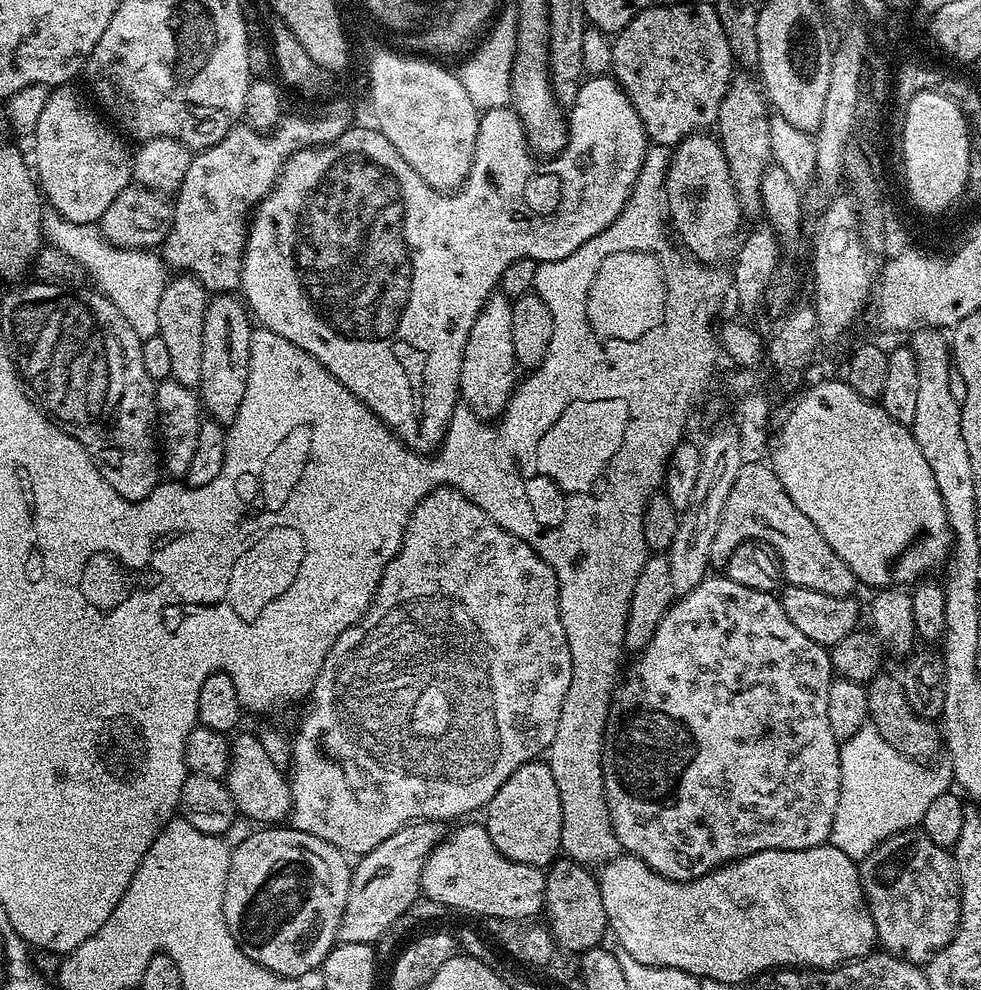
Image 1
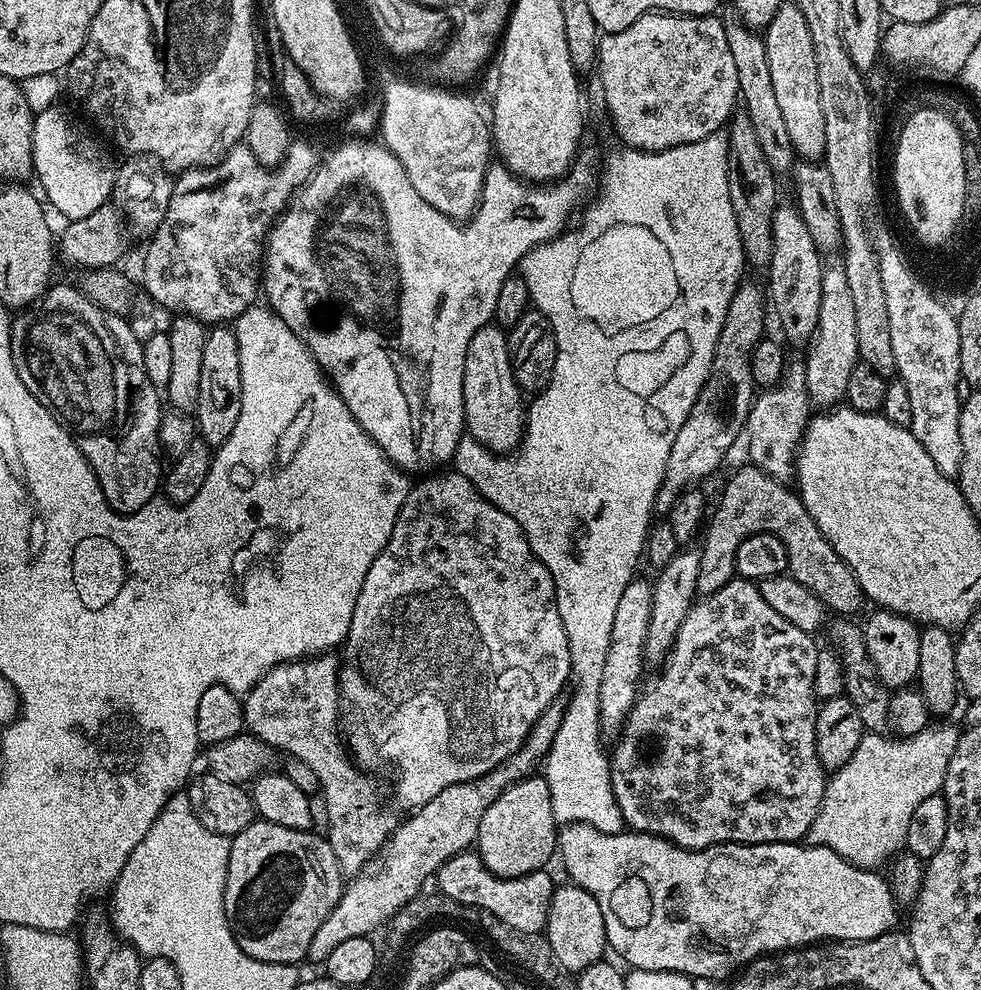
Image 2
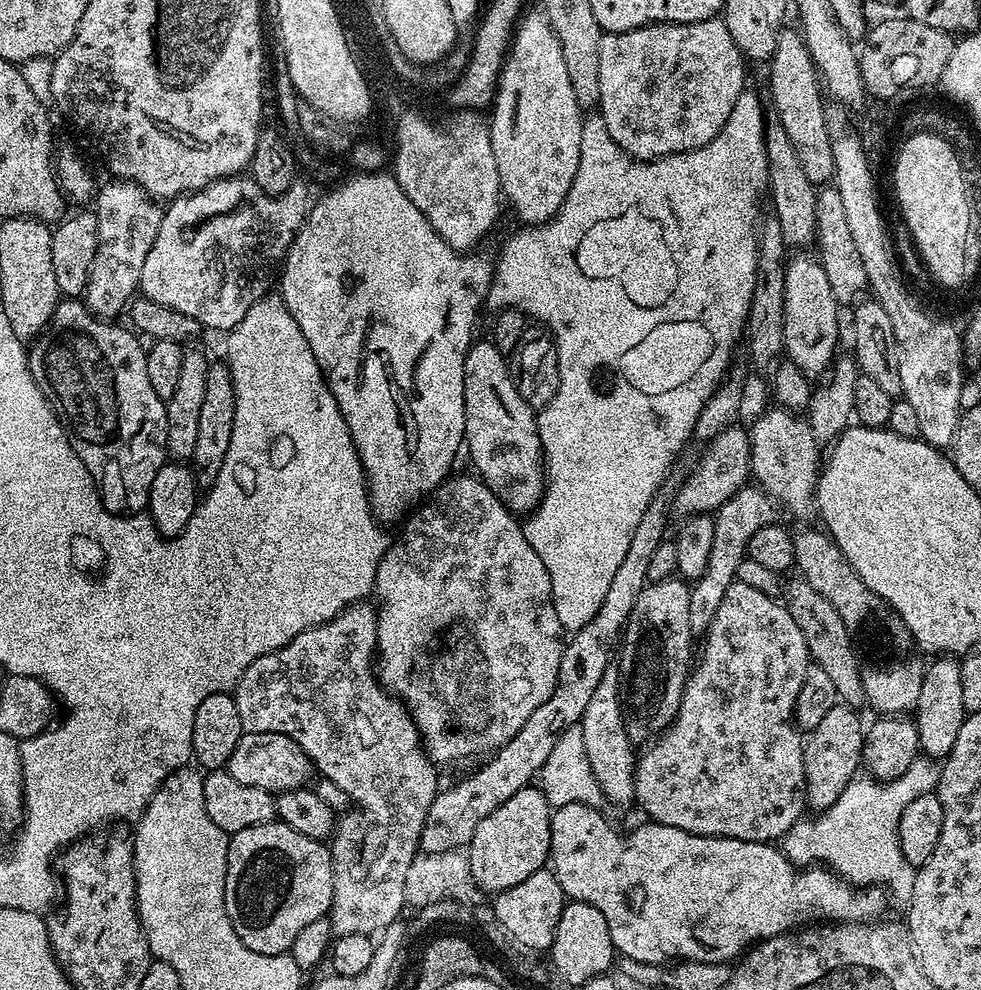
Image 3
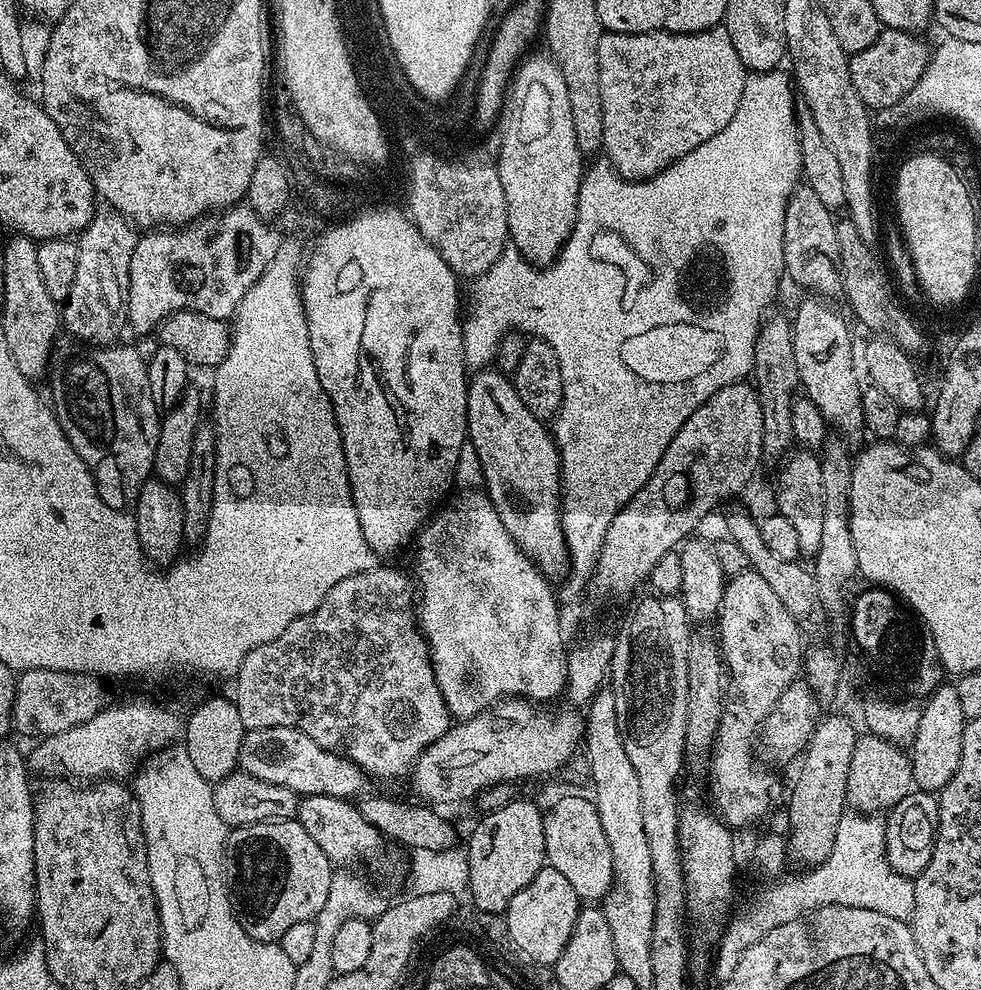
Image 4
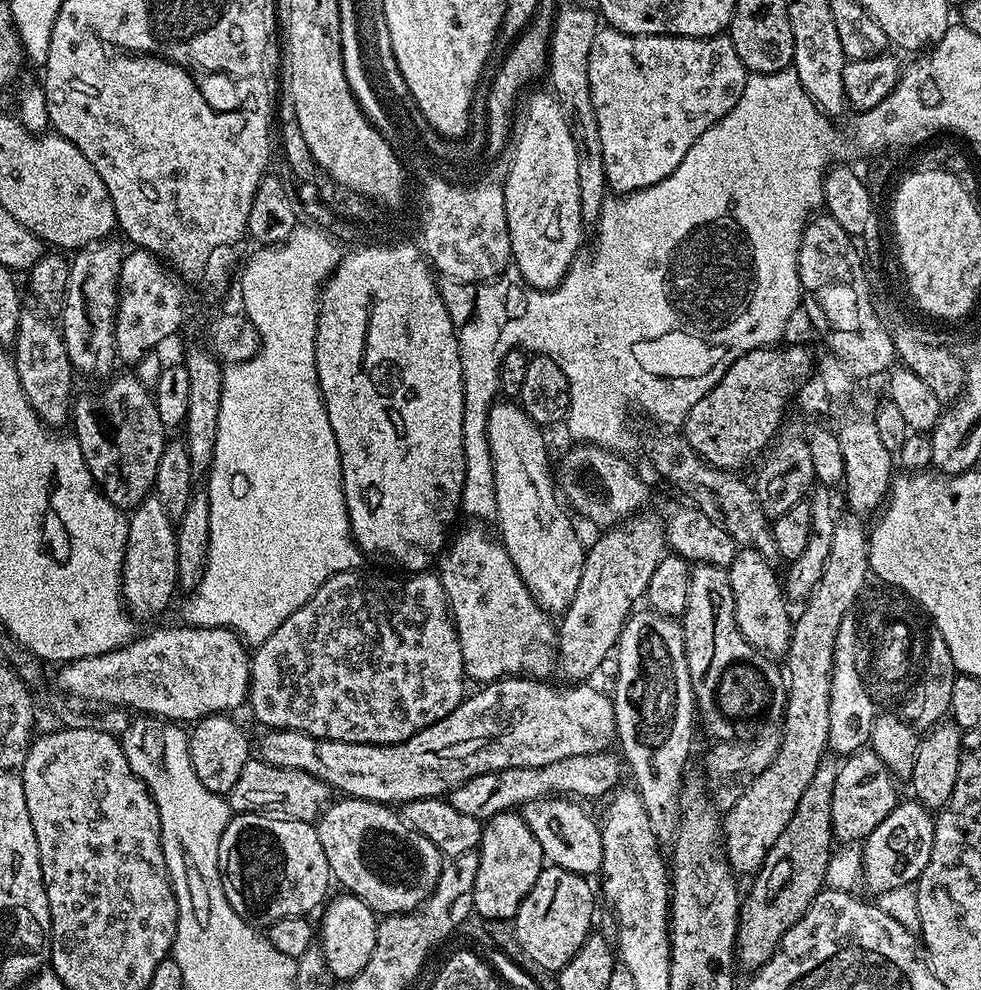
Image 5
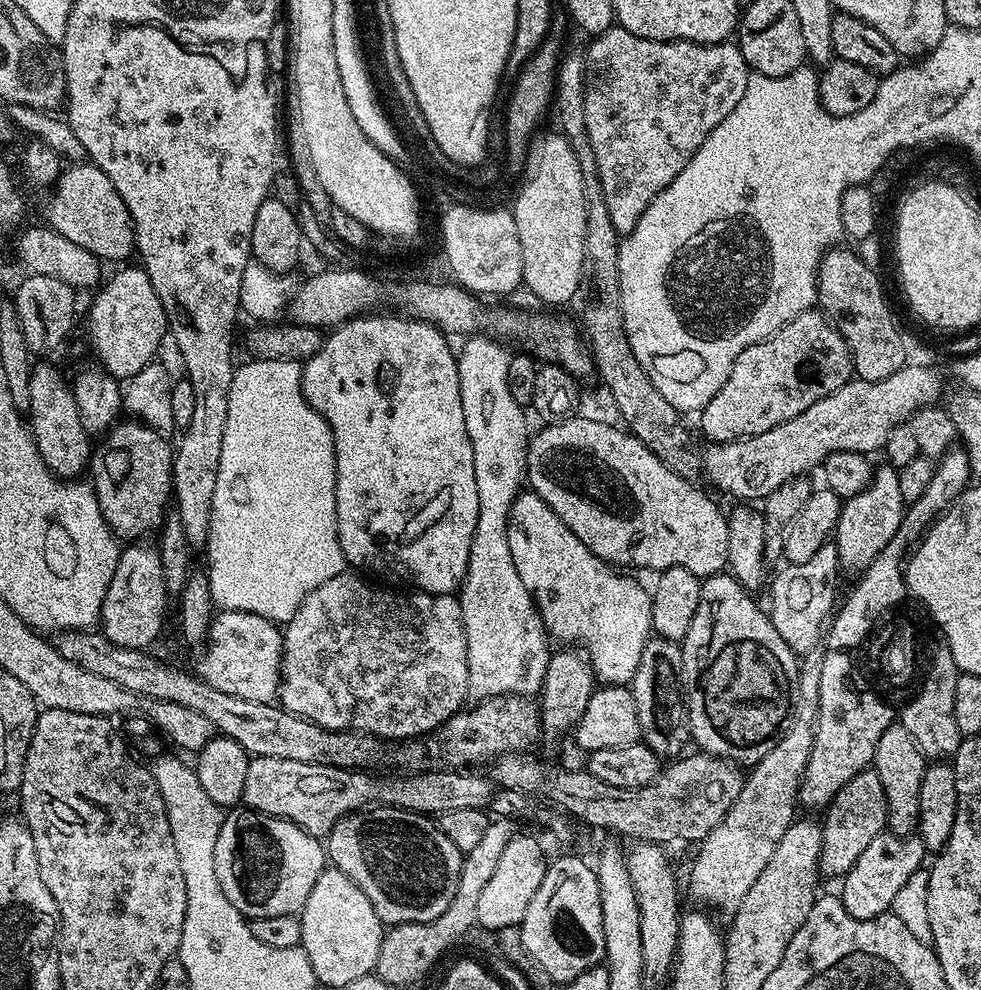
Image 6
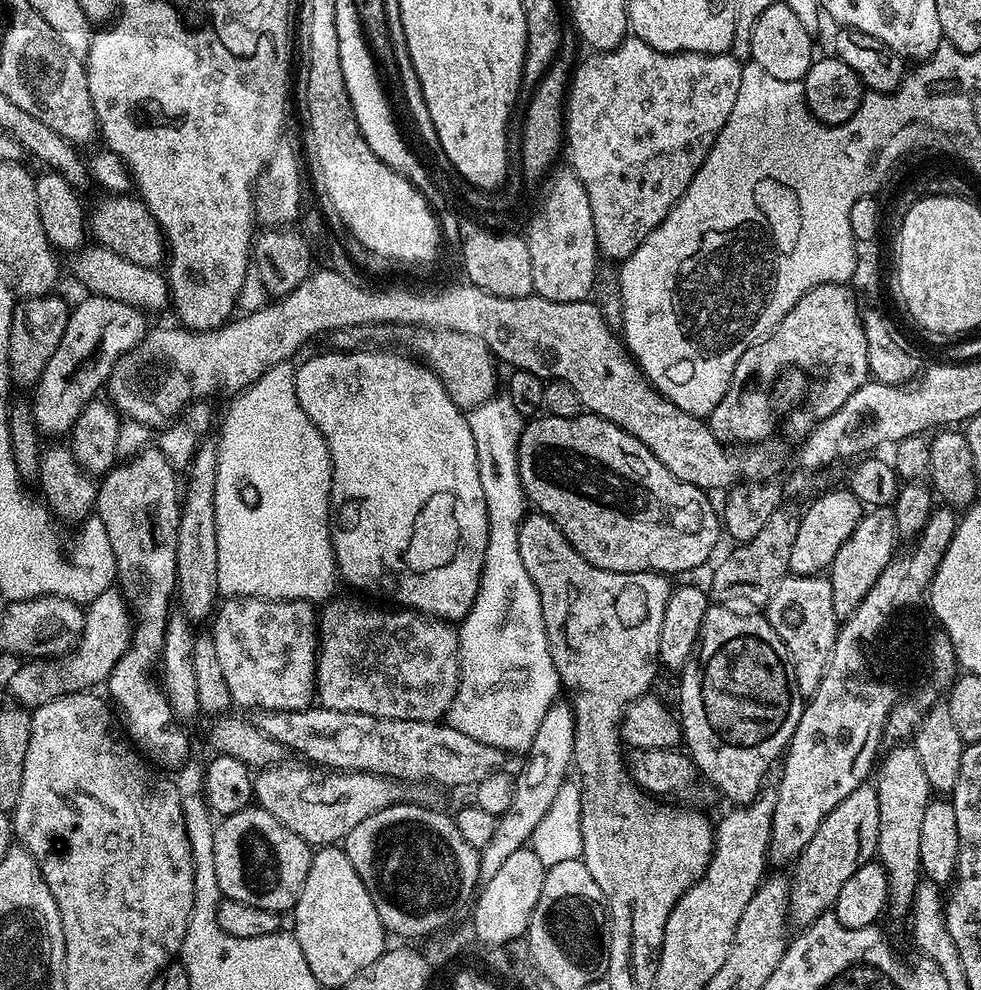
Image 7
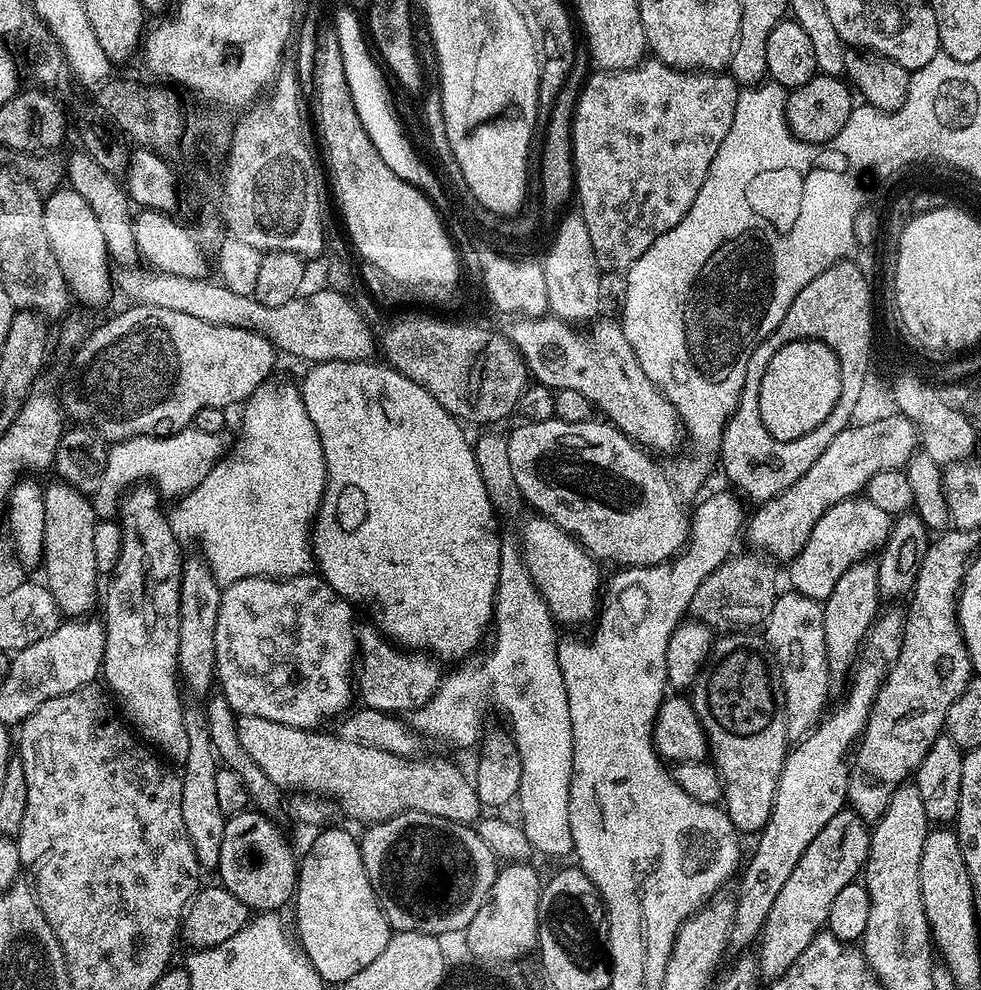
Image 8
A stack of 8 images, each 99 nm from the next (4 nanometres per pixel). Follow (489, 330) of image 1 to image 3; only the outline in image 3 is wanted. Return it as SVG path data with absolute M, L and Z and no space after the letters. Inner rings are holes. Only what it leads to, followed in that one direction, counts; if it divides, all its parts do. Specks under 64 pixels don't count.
M477 339L469 348L464 363L464 438L466 456L472 459L475 475L513 514L531 514L535 512L540 499L544 496L546 483L546 465L544 448L540 445L538 416L532 407L518 394L510 371L510 360L503 352L493 346L491 339Z

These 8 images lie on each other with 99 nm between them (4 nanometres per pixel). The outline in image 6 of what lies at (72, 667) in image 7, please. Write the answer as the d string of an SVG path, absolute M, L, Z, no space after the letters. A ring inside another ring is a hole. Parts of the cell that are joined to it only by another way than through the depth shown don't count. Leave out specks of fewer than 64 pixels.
M132 542L120 553L120 561L114 570L114 578L110 578L110 586L106 590L106 598L102 602L100 620L102 621L102 635L111 644L117 644L123 648L139 648L141 650L151 649L152 643L160 636L164 628L164 615L168 612L170 597L166 590L166 582L162 574L162 562L159 551L152 548L148 542Z

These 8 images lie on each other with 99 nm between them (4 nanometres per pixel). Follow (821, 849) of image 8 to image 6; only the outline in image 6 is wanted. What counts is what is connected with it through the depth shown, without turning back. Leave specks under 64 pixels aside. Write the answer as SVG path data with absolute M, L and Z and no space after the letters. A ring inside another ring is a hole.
M865 770L854 774L854 778L850 778L850 782L842 786L842 790L838 790L823 816L820 871L825 877L843 878L850 866L858 862L862 850L866 850L866 846L870 846L870 842L874 842L874 838L878 838L878 834L885 831L888 823L886 794L876 771Z

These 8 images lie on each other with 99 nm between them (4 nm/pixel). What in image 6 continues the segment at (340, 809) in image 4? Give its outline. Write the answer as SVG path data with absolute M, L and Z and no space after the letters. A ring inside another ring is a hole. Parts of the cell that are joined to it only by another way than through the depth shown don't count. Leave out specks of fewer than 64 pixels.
M383 806L342 817L326 837L326 856L331 867L342 870L370 898L374 914L385 926L434 922L458 890L464 861L458 846L442 834L435 819Z

